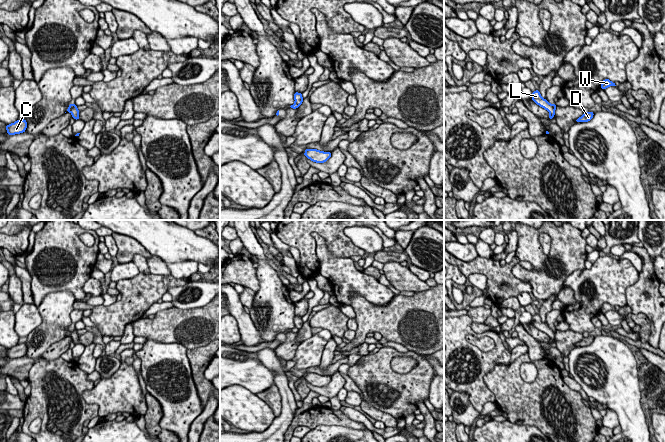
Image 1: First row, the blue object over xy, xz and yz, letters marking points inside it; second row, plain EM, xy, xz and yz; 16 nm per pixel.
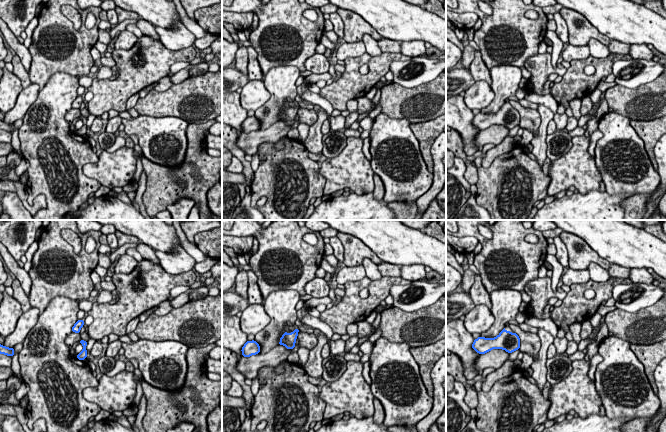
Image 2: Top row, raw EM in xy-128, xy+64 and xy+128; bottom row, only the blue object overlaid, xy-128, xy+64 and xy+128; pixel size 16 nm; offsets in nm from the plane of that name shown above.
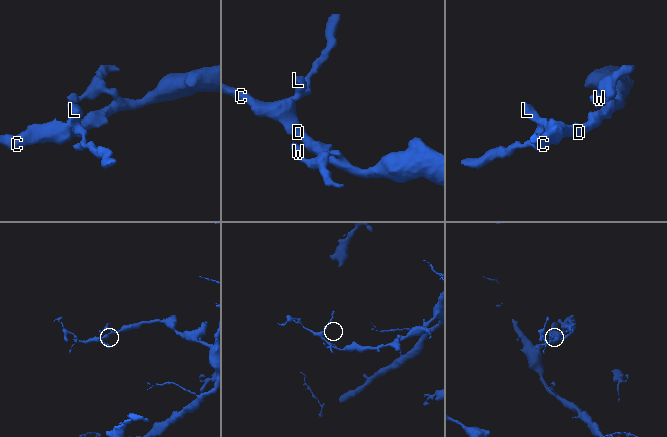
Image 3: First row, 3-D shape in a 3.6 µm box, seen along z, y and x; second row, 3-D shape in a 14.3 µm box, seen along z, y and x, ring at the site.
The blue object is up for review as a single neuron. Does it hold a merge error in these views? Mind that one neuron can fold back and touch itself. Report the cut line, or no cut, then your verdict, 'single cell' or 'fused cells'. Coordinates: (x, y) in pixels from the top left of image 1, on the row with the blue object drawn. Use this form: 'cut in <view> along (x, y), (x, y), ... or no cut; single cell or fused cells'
cut in xy along (75, 105), (70, 111); fused cells

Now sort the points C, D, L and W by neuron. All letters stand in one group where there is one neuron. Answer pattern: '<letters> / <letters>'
C D W / L

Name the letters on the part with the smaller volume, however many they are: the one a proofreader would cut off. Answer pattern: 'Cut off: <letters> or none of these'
Cut off: L

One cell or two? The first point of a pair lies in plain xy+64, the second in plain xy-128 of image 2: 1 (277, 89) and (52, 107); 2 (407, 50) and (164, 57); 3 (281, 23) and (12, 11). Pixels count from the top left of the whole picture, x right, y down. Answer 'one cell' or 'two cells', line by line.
1: one cell
2: two cells
3: two cells

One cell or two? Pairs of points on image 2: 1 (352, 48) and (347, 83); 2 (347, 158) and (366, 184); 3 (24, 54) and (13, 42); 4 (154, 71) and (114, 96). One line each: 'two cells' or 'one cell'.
1: two cells
2: one cell
3: one cell
4: one cell

